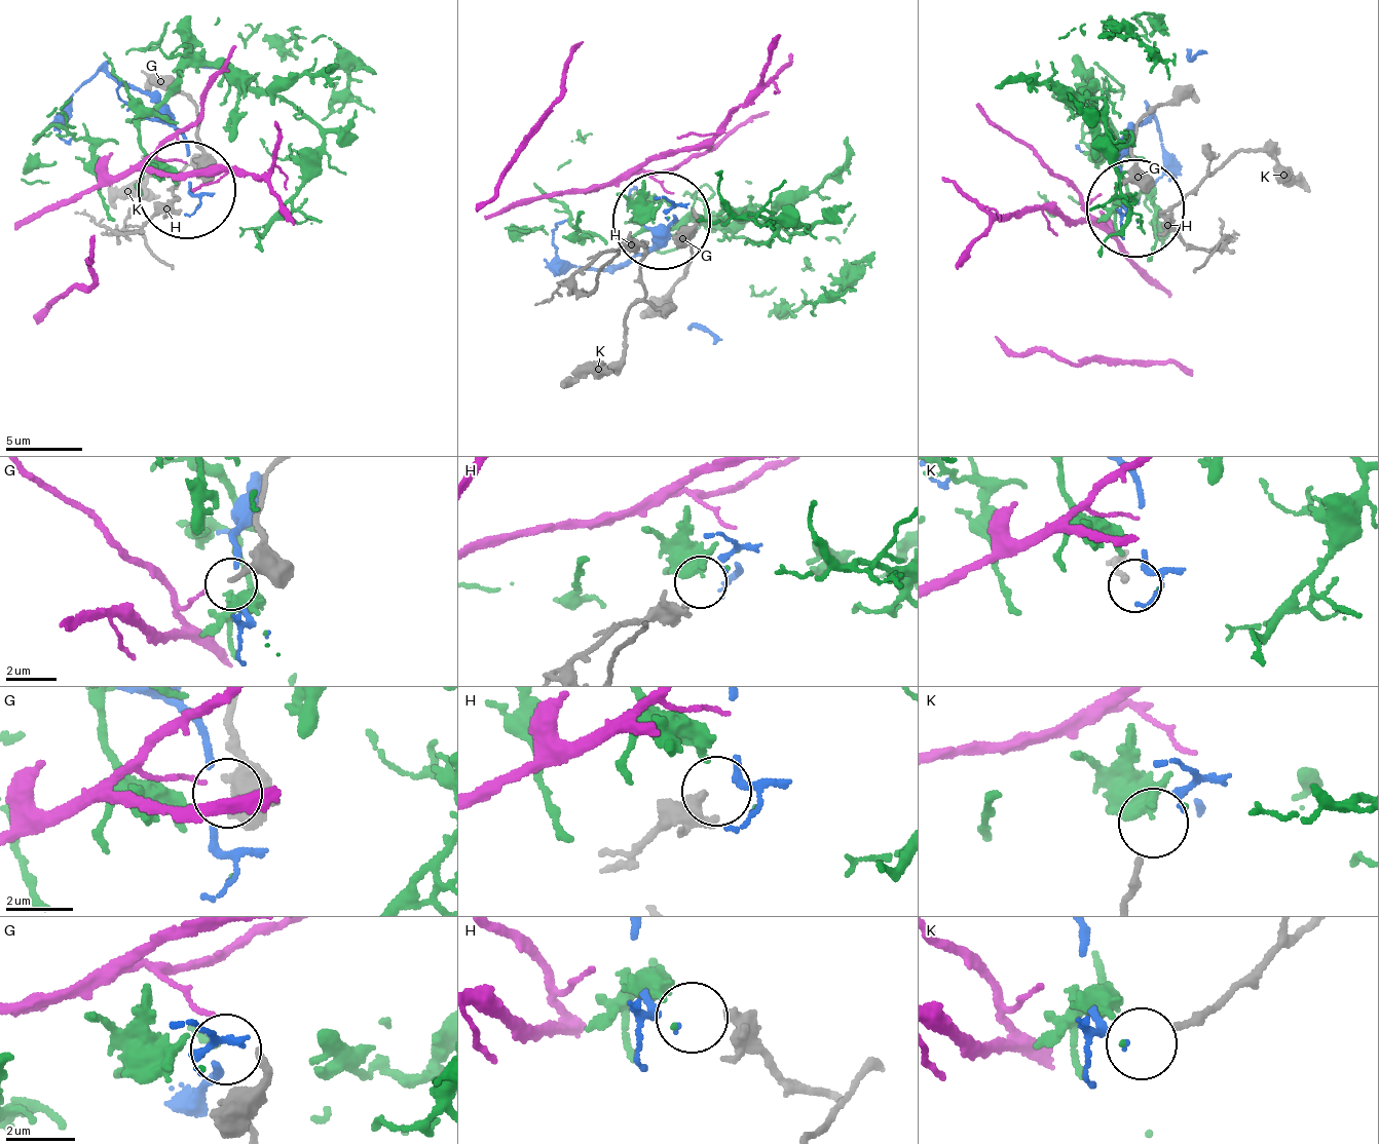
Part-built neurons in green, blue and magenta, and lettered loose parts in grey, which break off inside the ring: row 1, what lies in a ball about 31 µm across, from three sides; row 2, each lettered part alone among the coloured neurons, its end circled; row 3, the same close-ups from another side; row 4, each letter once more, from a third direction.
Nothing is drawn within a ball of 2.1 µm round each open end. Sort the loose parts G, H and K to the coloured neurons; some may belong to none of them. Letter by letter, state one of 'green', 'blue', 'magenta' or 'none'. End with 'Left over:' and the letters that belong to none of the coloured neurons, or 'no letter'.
G: none
H: green
K: blue
Left over: G

